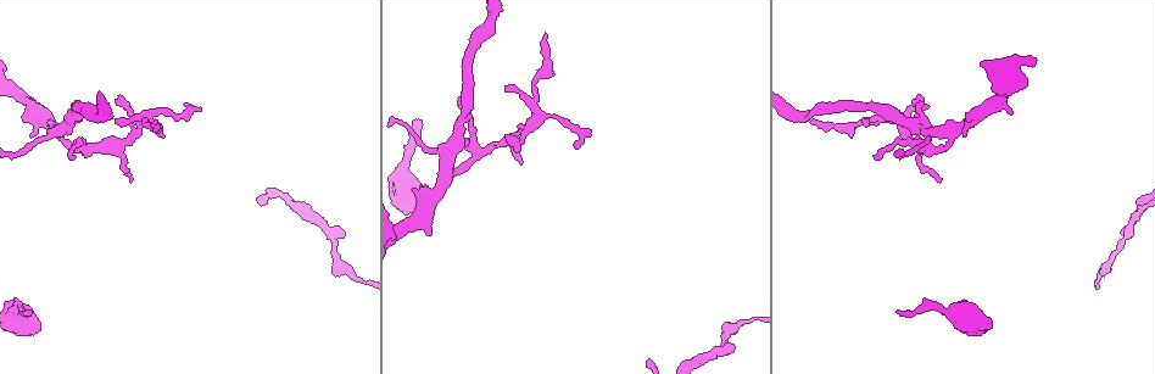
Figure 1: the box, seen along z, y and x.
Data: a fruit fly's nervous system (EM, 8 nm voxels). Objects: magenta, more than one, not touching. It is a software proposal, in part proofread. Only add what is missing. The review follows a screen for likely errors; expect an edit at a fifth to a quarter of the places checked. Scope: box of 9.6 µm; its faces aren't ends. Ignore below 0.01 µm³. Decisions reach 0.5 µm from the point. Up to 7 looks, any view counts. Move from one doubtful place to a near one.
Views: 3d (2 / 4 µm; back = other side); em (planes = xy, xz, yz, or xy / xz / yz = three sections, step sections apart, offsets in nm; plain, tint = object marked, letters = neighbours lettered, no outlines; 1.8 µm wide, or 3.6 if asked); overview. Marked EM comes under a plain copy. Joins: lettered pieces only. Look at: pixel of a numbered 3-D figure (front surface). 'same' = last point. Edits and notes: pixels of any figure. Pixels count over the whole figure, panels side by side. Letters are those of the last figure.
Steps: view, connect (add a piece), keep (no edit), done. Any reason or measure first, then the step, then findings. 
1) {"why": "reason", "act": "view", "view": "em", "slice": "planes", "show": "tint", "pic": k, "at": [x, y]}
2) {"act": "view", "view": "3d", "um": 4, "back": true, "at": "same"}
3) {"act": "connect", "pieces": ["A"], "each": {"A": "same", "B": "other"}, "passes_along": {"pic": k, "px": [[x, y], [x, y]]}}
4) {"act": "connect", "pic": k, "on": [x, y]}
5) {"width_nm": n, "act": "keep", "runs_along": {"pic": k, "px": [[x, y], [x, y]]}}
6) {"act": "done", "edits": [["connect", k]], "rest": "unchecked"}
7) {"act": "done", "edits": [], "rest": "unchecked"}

{"why": "an open end", "act": "view", "view": "em", "slice": "xy", "step": 4, "show": "letters", "pic": 1, "at": [1138, 203]}

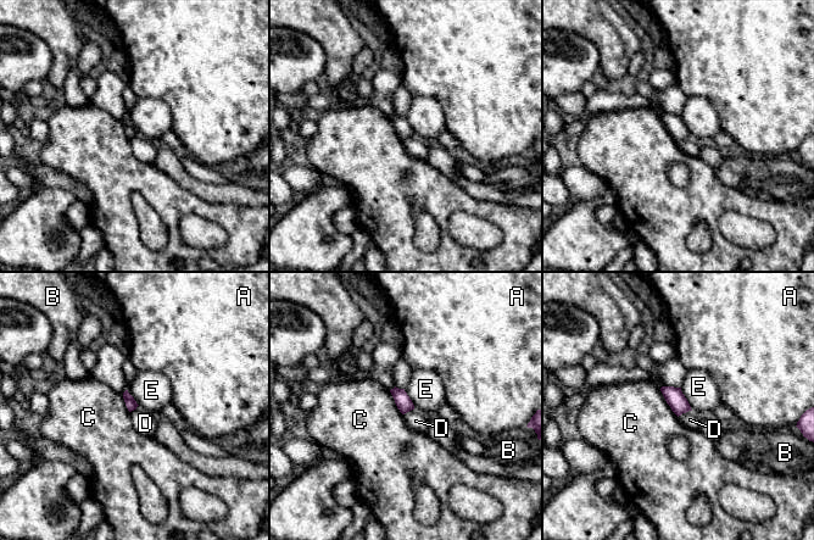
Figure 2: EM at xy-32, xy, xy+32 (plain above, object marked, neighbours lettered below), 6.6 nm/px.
{"act": "view", "view": "em", "slice": "planes", "show": "letters", "at": "same"}

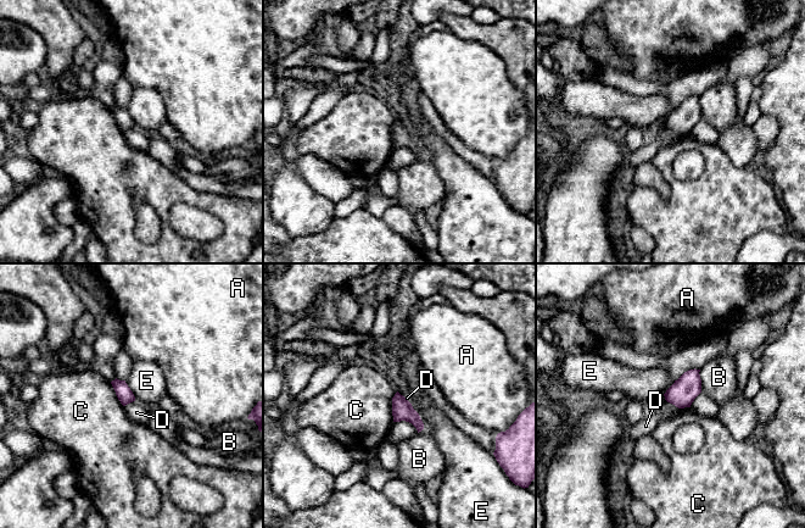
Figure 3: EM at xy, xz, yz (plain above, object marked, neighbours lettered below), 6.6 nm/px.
{"act": "keep", "each": {"A": "other", "B": "other", "C": "other", "D": "other", "E": "other"}, "border": {"pic": 3, "px": [[666, 400], [678, 409]]}, "found": "none of them fits"}

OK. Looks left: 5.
{"why": "four arms meet", "act": "view", "view": "3d", "um": 4, "pic": 1, "at": [147, 115]}

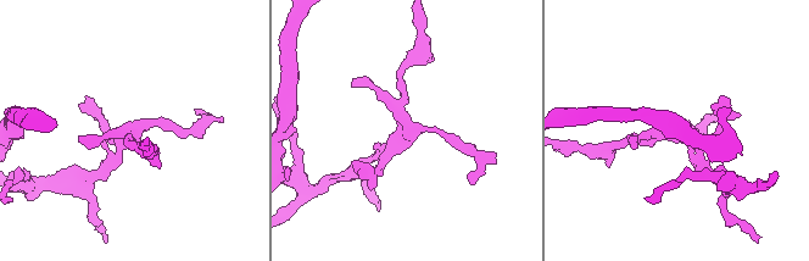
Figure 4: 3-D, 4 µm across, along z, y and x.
{"act": "view", "view": "em", "slice": "xy", "step": 8, "show": "tint", "pic": 4, "at": [405, 128]}

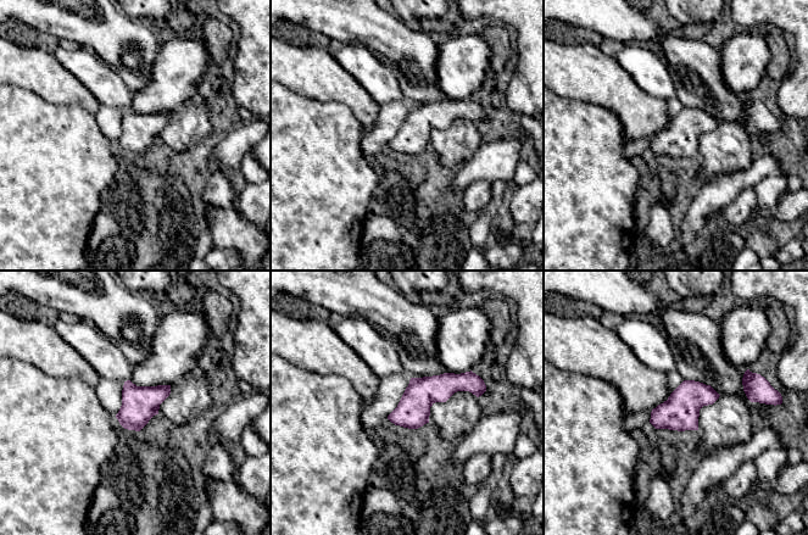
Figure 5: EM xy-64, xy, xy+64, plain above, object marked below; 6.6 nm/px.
{"act": "view", "view": "em", "slice": "planes", "show": "letters", "at": "same"}

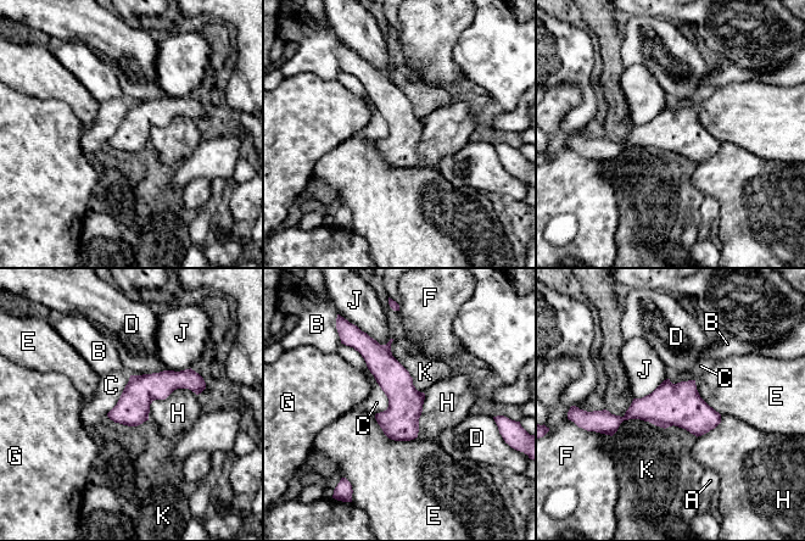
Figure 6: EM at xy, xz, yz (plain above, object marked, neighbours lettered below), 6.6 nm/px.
{"act": "keep", "each": {"A": "other", "B": "other", "C": "other", "D": "other", "E": "other", "F": "other", "G": "other", "H": "other", "J": "other", "K": "other"}, "border": {"pic": 6, "px": [[342, 342], [363, 358], [385, 411]]}, "found": "none of them fits"}

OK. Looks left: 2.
{"why": "an open end", "act": "view", "view": "em", "um": 3.6, "slice": "planes", "show": "tint", "pic": 1, "at": [28, 312]}

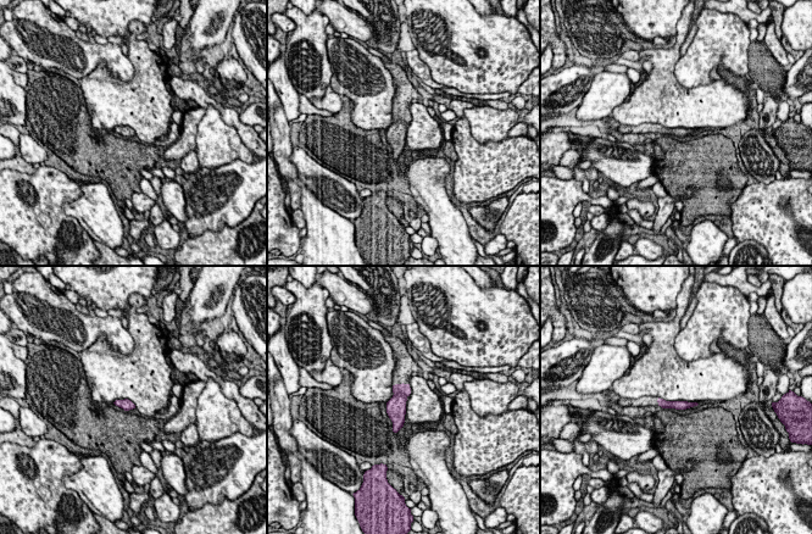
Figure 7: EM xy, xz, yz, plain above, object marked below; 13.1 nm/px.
{"act": "view", "view": "em", "um": 3.6, "slice": "planes", "show": "letters", "at": "same"}

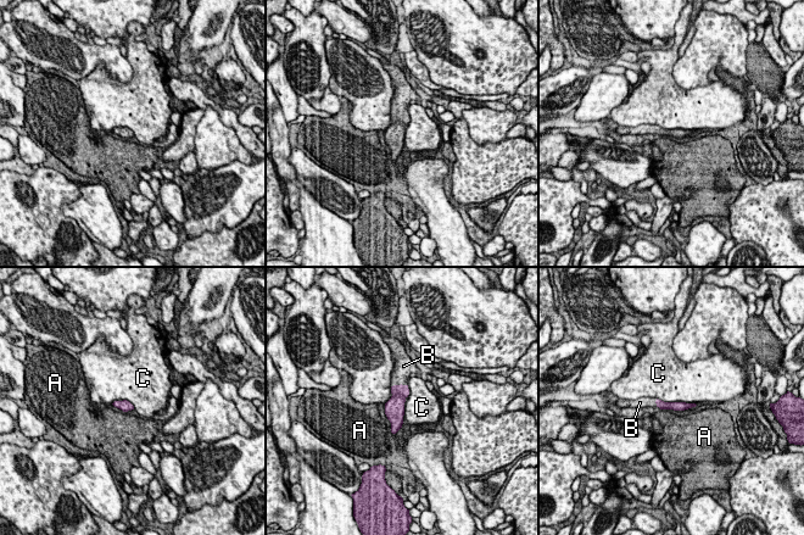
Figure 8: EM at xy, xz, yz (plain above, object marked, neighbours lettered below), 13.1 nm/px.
{"longest_contact_nm": ["C", 600], "act": "connect", "pieces": ["B"], "each": {"A": "other", "B": "same", "C": "other"}, "passes_along": {"pic": 8, "px": [[396, 403], [398, 385], [402, 367]]}, "found": "it goes on there"}

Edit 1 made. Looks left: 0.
{"act": "done", "edits": [["connect", 8]], "rest": "unchecked"}

